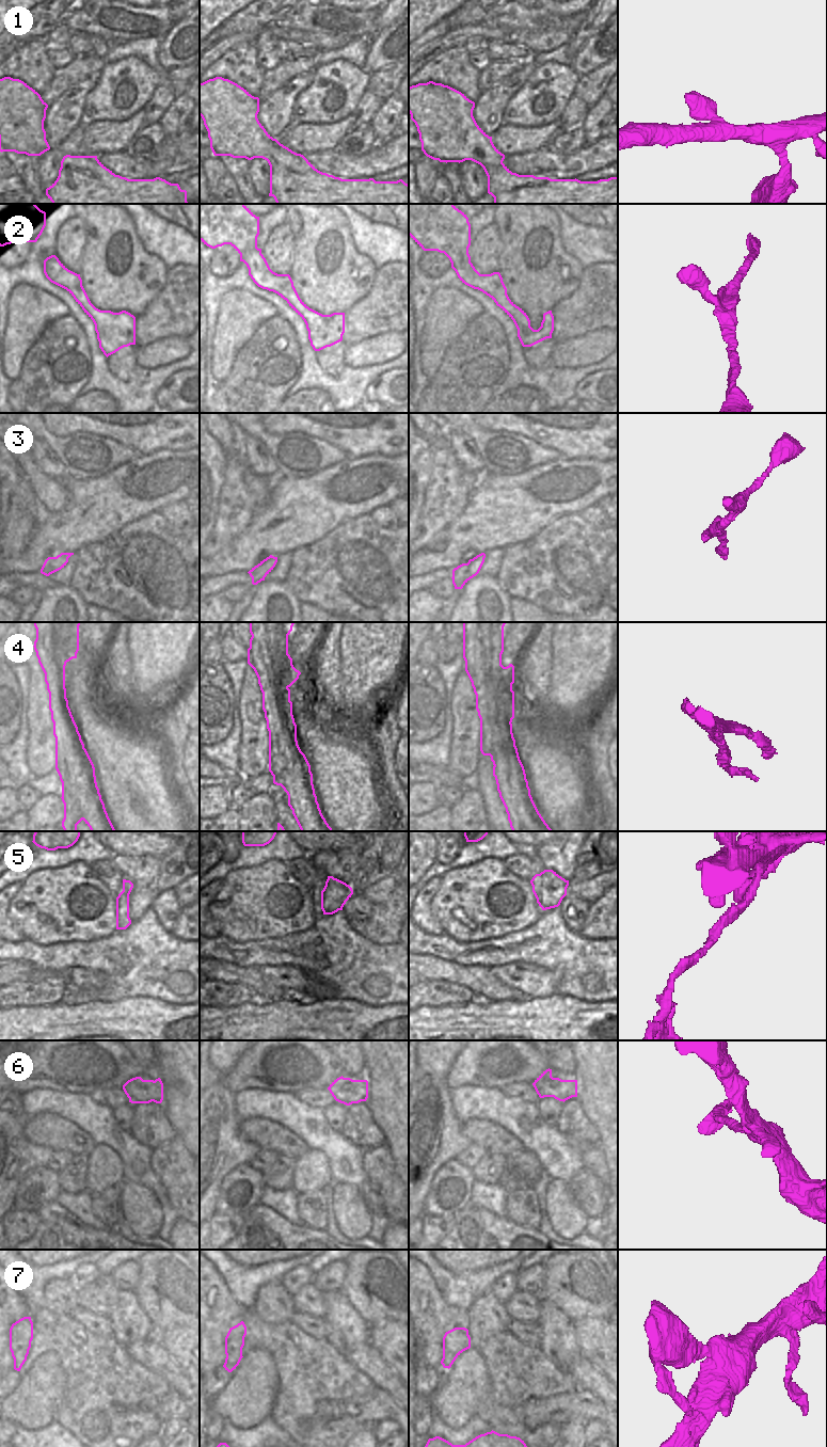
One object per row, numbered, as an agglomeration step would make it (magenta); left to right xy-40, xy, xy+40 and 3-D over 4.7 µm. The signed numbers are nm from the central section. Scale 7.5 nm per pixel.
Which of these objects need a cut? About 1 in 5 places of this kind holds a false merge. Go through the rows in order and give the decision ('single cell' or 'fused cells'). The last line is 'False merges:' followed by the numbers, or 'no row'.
1: single cell
2: single cell
3: single cell
4: fused cells
5: fused cells
6: fused cells
7: single cell
False merges: 4, 5, 6

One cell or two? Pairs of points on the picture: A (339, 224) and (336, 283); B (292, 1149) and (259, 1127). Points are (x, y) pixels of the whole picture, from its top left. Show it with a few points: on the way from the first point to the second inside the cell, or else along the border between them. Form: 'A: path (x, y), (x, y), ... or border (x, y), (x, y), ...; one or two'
A: path (344, 239), (345, 253), (338, 268); one
B: path (284, 1142), (268, 1135); one

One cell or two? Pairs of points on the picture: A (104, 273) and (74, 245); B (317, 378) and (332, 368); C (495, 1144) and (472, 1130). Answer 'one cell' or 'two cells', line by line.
A: two cells
B: two cells
C: one cell

